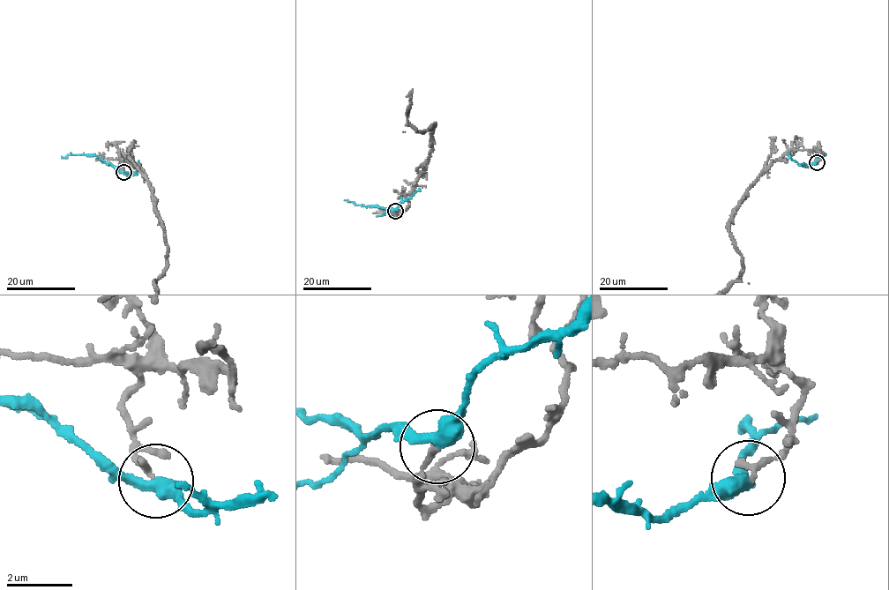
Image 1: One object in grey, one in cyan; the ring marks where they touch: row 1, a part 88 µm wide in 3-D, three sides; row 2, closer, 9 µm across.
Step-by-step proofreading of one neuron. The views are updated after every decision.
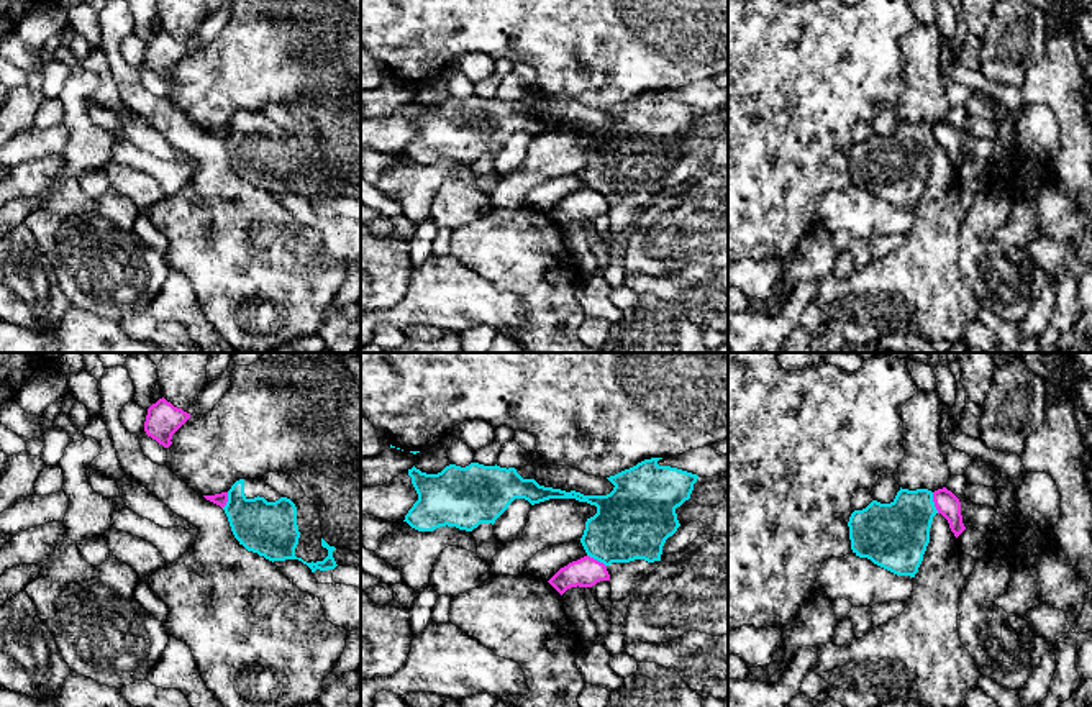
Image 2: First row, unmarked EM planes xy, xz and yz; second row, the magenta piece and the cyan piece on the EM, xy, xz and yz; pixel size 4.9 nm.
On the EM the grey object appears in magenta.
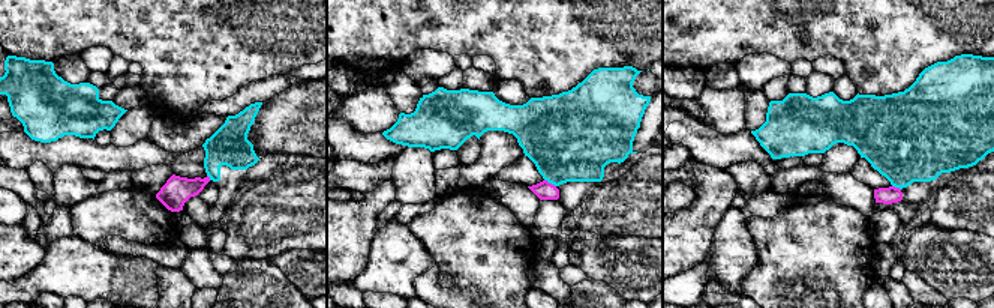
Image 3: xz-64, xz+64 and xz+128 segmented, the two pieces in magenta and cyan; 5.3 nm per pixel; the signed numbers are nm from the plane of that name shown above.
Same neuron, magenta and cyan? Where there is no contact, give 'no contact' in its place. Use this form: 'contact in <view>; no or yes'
contact in yz; no

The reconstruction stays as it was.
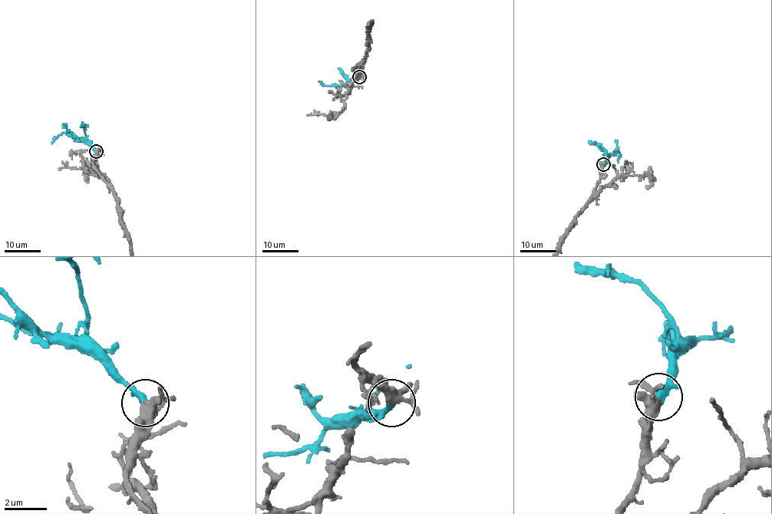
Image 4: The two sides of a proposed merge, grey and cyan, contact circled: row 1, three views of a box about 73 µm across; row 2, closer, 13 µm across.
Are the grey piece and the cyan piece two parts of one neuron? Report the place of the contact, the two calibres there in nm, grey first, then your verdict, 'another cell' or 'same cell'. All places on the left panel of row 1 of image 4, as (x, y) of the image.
place (96, 151); calibres 360 and 360 nm; same cell

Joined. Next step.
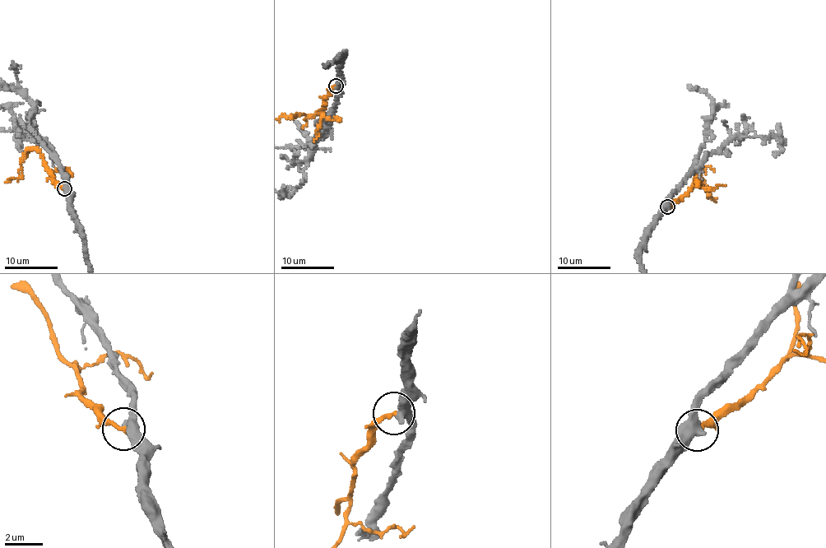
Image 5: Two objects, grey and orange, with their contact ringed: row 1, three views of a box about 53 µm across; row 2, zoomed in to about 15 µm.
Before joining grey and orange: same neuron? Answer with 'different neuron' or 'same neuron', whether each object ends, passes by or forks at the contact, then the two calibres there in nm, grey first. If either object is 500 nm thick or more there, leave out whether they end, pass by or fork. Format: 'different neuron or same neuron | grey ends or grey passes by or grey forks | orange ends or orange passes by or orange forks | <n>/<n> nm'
different neuron | 500/240 nm

